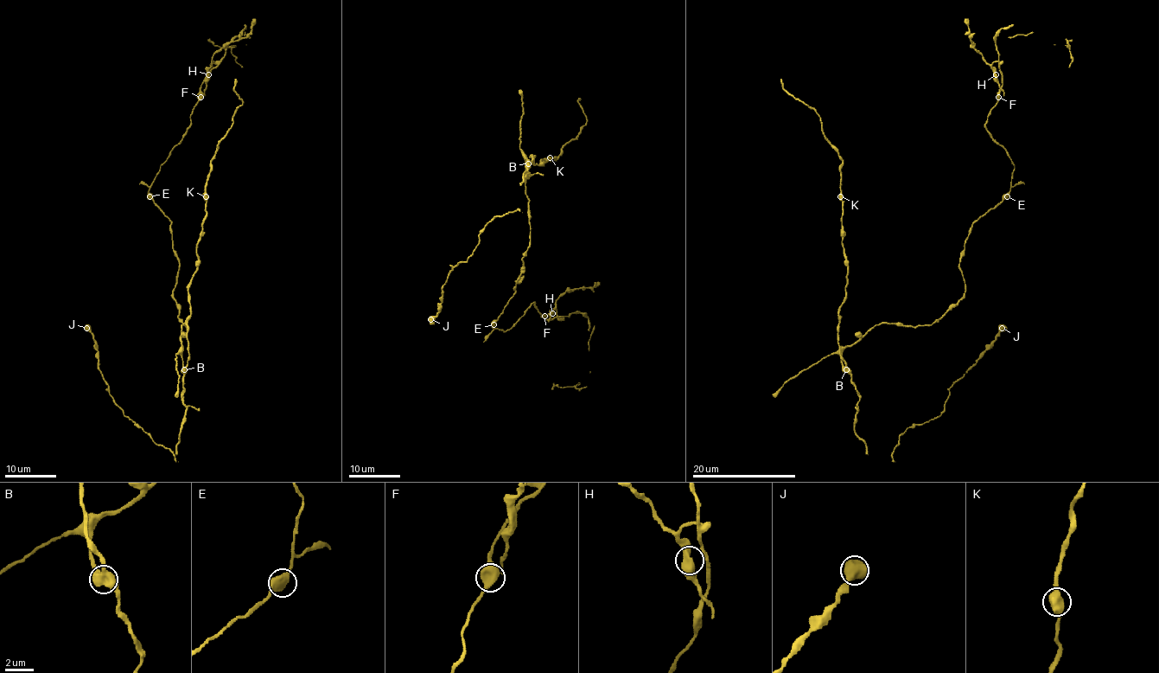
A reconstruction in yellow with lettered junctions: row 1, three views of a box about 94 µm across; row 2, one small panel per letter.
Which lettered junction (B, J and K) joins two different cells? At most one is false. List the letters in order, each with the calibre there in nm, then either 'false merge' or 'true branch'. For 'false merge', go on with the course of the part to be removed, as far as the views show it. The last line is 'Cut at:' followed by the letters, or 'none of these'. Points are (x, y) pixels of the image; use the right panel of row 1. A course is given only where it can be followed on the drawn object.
B: calibre 550 nm; false merge
J: calibre 600 nm; true branch
K: calibre 550 nm; true branch
Cut at: B

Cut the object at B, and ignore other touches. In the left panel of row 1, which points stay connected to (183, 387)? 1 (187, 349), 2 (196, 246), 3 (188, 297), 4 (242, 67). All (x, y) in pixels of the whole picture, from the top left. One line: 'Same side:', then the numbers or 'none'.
Same side: 1, 2, 3

